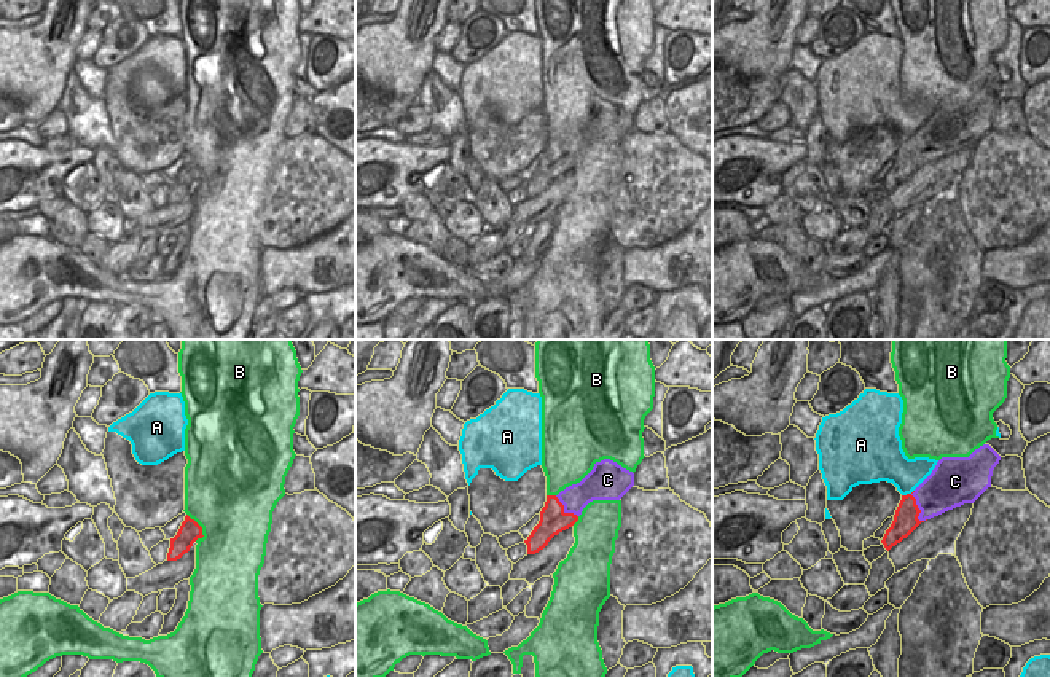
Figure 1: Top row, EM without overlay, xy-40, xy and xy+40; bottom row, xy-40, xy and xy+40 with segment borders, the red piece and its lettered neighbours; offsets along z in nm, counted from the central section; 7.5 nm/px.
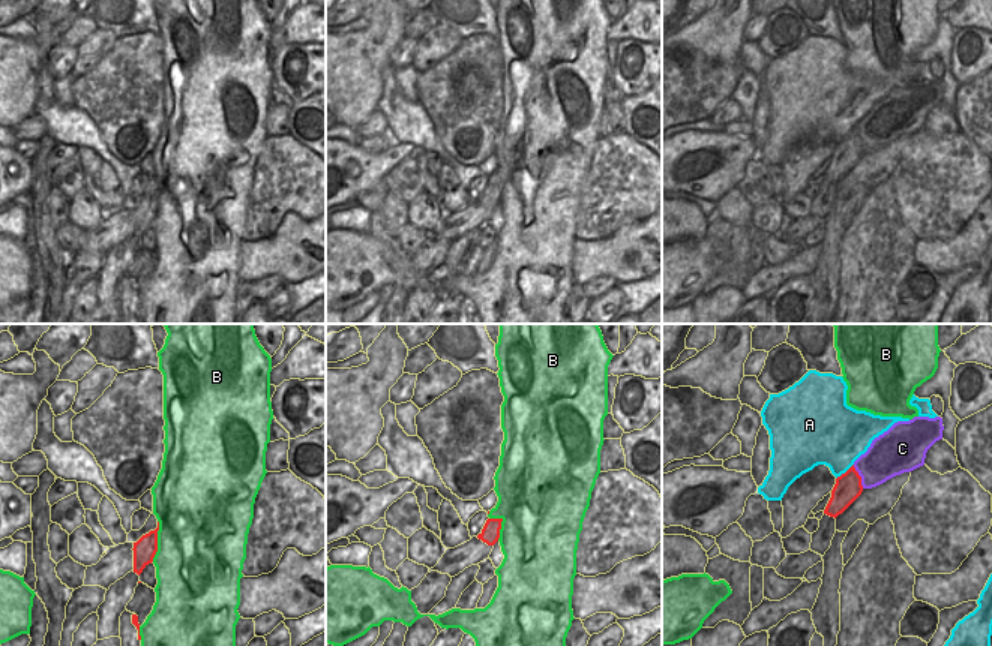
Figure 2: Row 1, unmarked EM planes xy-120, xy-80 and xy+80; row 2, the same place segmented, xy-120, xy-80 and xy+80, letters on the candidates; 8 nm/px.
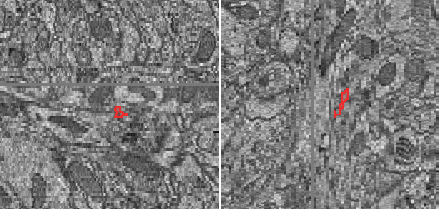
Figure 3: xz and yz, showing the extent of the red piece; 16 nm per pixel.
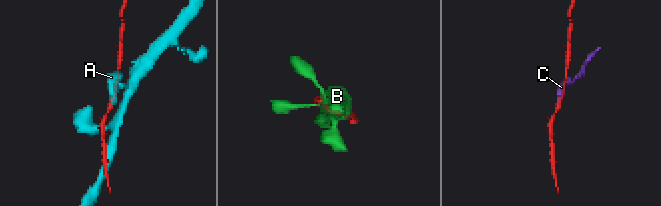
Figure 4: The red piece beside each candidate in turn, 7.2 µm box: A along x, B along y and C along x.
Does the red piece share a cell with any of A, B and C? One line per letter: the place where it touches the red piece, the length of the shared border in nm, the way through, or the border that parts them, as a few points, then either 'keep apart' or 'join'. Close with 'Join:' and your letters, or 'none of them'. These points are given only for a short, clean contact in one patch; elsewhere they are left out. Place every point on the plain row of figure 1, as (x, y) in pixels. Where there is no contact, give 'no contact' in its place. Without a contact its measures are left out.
A: meets red in xy+40 at (907, 137); contact 110 nm long; keep apart
B: meets red in xy-40 at (199, 169); contact 240 nm long; keep apart
C: meets red in xy+40 at (916, 150); contact 260 nm long; keep apart
Join: none of them

